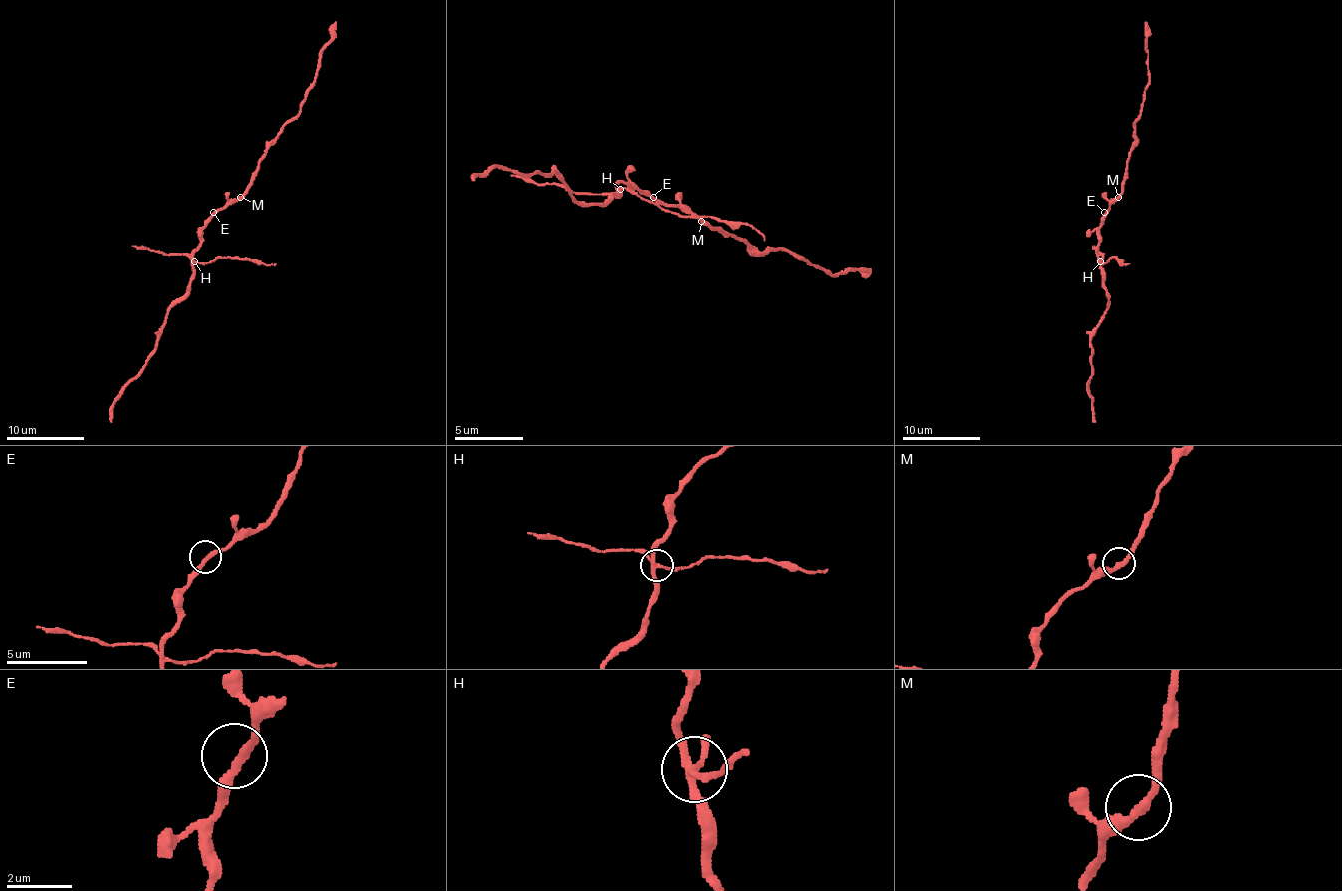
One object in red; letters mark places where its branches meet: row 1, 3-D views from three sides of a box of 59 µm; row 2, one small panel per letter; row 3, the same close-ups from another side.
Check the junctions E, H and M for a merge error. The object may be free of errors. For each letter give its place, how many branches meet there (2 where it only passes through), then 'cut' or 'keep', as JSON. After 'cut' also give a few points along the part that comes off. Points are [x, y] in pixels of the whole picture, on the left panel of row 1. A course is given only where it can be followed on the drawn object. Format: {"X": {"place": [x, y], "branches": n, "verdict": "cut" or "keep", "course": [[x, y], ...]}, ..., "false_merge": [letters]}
{"E": {"place": [213, 212], "branches": 2, "verdict": "keep"}, "H": {"place": [194, 261], "branches": 4, "verdict": "cut", "course": [[193, 261], [201, 263], [224, 257], [269, 265], [275, 263]]}, "M": {"place": [240, 197], "branches": 2, "verdict": "keep"}, "false_merge": ["H"]}

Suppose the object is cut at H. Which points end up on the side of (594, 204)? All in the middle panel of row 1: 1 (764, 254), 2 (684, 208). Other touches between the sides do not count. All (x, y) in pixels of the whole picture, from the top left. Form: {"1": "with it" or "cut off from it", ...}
{"1": "with it", "2": "with it"}

